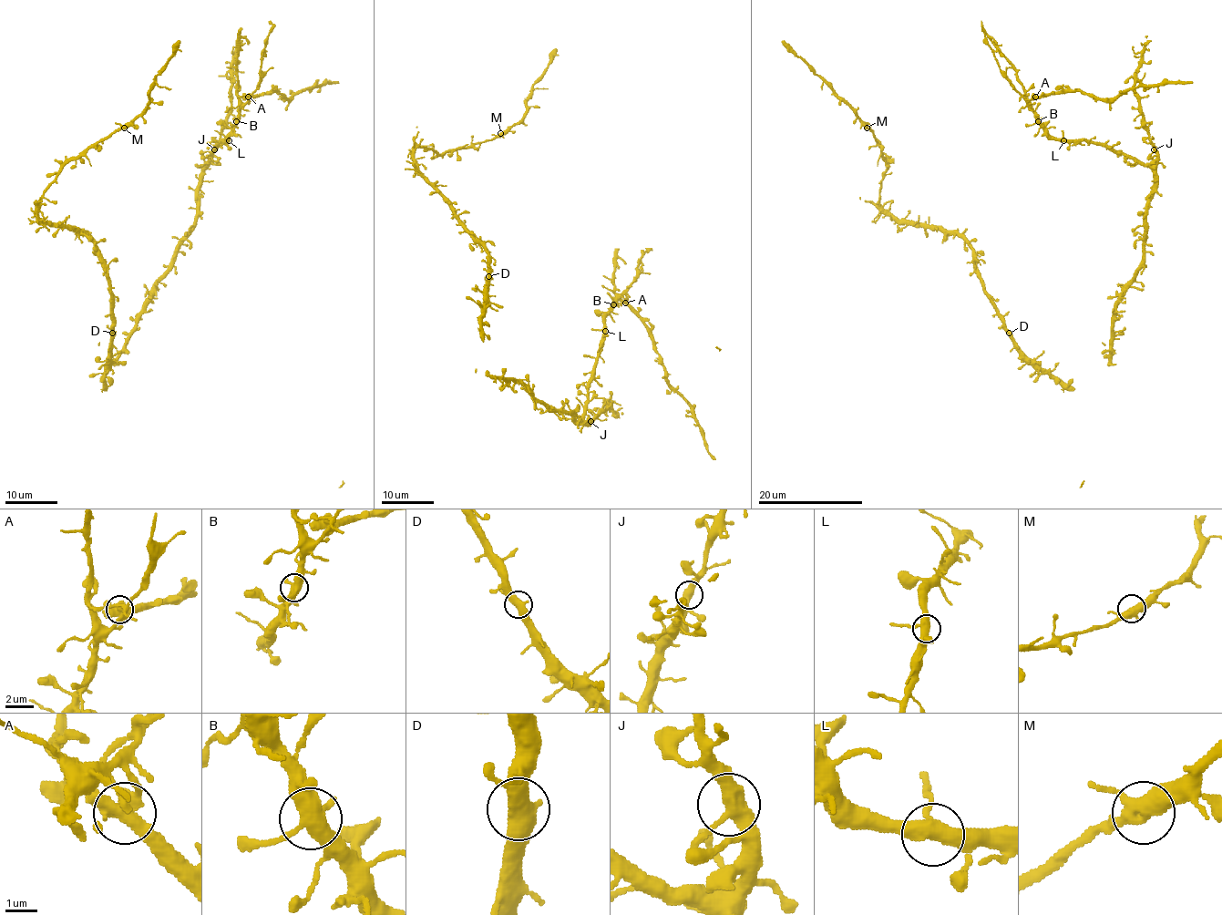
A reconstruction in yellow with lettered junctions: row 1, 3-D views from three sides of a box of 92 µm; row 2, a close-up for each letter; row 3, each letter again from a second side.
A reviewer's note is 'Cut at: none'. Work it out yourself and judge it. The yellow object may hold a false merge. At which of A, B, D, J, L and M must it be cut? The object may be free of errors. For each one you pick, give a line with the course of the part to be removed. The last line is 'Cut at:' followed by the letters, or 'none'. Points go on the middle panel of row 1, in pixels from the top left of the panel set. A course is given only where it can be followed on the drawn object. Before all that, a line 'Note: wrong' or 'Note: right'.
Note: wrong
A: course (625, 302), (652, 341), (665, 382), (690, 406), (706, 449), (715, 458)
Cut at: A

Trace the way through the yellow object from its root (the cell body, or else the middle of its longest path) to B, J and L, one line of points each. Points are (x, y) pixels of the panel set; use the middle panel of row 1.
B: (488, 374), (515, 379), (548, 409), (571, 412), (578, 421), (584, 413), (604, 319), (613, 304)
J: (488, 374), (515, 379), (548, 409), (571, 412), (574, 418), (583, 424), (590, 421)
L: (488, 374), (515, 379), (548, 409), (571, 412), (578, 421), (584, 413), (588, 380), (605, 331)

